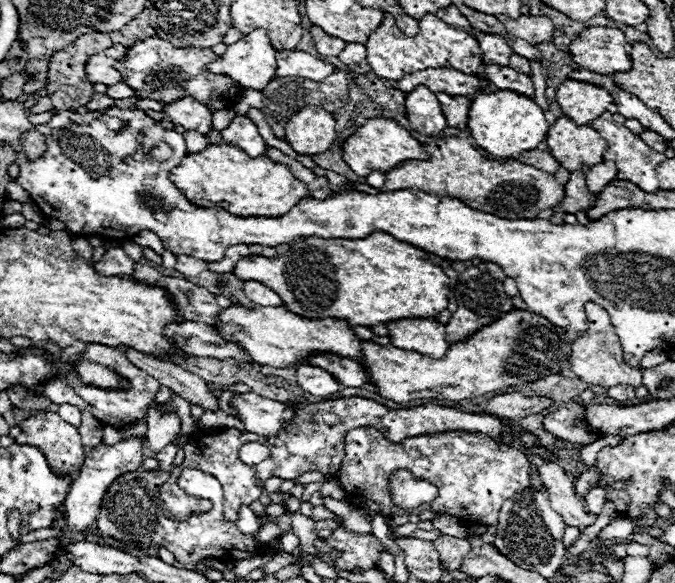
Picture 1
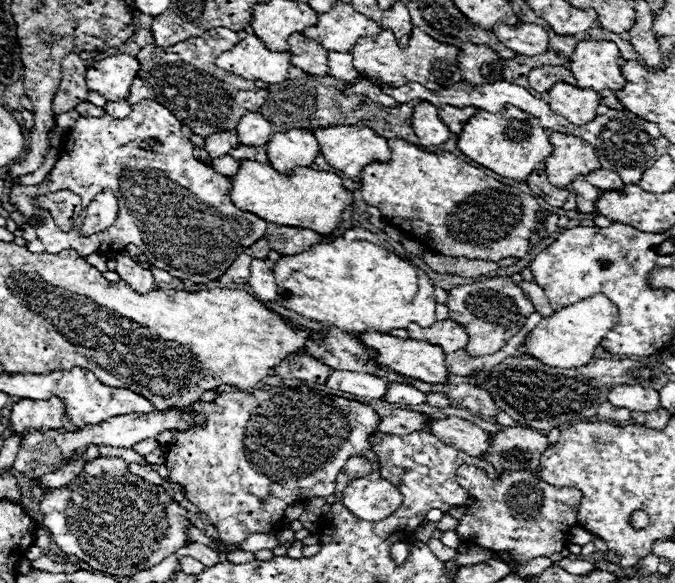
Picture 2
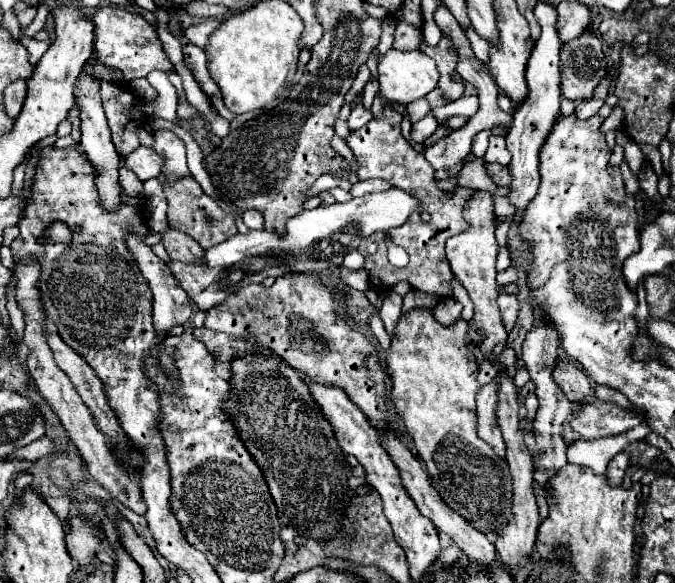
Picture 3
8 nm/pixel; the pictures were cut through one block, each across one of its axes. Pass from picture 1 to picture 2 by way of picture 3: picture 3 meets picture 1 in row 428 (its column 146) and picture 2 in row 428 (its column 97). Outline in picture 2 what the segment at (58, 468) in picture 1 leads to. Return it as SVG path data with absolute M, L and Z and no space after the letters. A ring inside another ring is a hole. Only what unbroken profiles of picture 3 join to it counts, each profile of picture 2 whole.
M56 396L50 400L18 400L10 408L10 426L14 432L48 432L64 424L64 404Z

